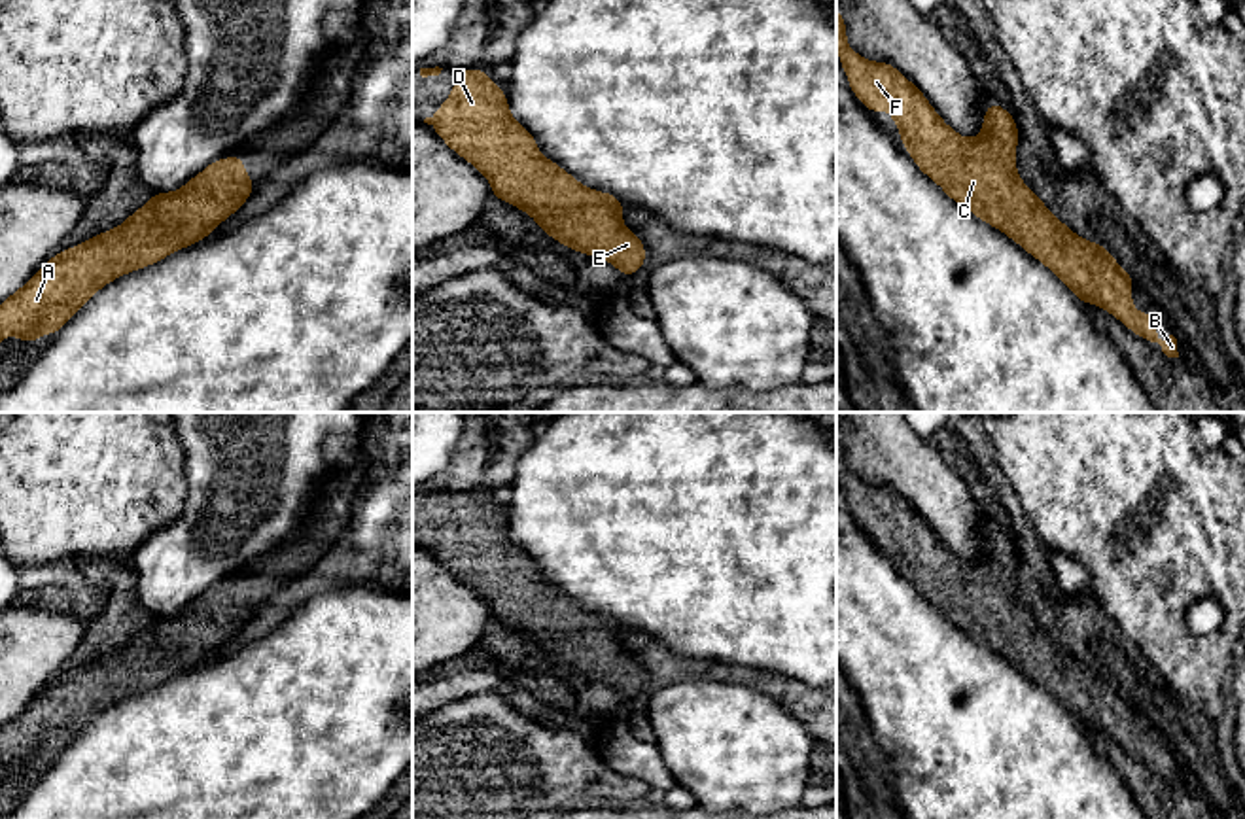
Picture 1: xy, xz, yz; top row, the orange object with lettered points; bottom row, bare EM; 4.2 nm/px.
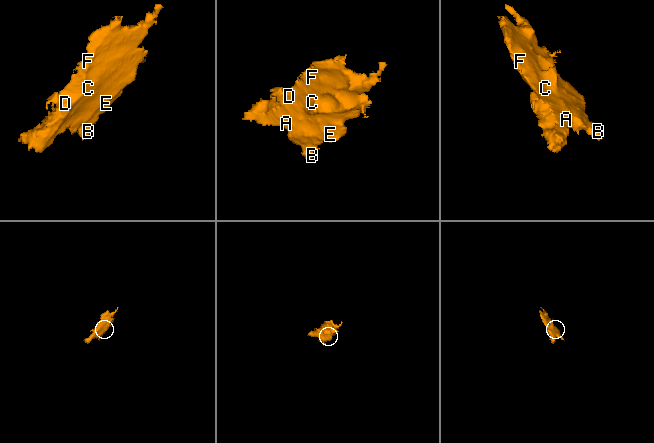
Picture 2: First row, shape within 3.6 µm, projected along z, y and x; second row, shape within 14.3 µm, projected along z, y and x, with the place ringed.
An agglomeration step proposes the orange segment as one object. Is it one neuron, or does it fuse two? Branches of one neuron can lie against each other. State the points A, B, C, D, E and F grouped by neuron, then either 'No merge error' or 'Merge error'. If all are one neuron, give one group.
Groups: A B C D E F. No merge error

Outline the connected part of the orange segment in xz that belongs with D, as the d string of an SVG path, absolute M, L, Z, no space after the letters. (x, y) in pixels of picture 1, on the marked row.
M454 70L458 83L450 87L450 98L424 123L435 127L435 134L447 146L482 172L492 185L492 199L501 199L537 219L537 229L551 235L562 246L605 259L626 278L645 263L641 238L628 231L621 219L624 204L611 193L581 185L554 161L537 153L537 140L509 115L507 95L484 70Z

